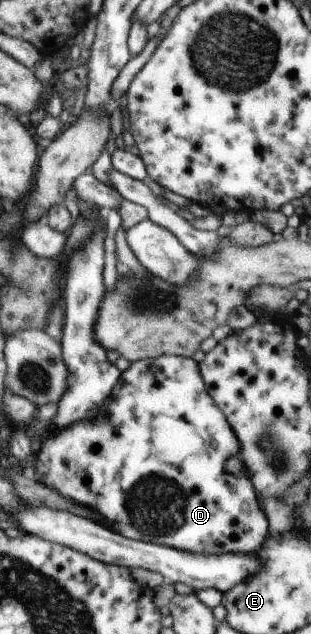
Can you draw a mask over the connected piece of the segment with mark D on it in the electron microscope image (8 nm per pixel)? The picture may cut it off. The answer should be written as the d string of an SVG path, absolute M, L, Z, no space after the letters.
M161 356L132 362L130 369L124 372L118 381L104 413L100 411L96 419L86 419L86 421L74 423L74 427L70 425L68 429L56 431L42 443L42 449L37 449L38 461L33 467L33 473L41 483L58 491L60 495L70 497L72 501L100 513L102 519L112 527L115 533L124 535L128 539L172 547L180 551L190 551L190 553L250 553L258 549L258 545L266 535L266 517L257 504L256 491L246 470L243 468L240 475L230 475L224 471L224 461L228 457L238 457L238 453L241 453L241 445L224 417L216 403L210 399L209 389L202 377L201 365L194 359L185 356Z

